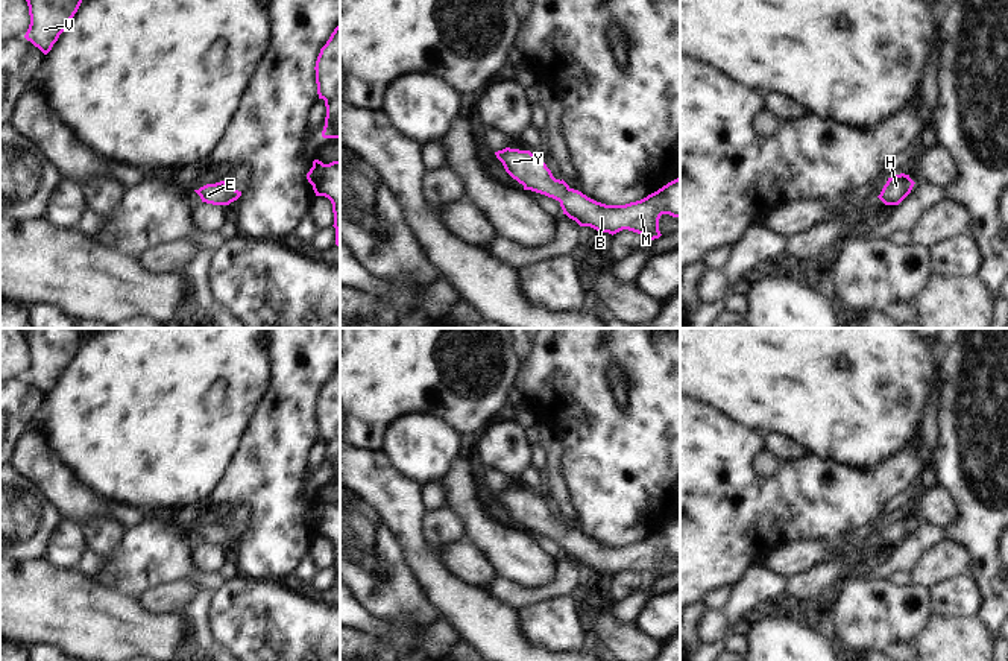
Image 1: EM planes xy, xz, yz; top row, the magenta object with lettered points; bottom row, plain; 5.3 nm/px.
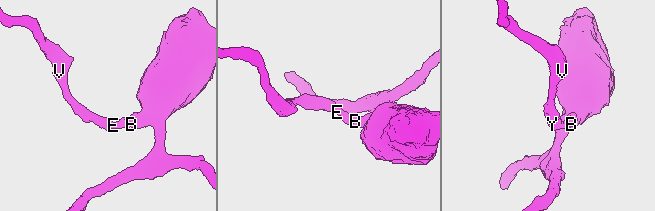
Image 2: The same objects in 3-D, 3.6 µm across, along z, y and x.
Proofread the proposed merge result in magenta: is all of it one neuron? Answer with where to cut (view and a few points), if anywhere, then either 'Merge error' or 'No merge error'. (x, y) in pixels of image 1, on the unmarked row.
No split. No merge error

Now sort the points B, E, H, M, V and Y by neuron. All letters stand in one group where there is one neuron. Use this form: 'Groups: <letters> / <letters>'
Groups: B E H M V Y

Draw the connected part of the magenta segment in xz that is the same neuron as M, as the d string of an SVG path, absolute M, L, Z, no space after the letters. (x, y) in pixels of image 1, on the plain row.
M506 488L495 492L506 512L531 530L560 542L563 555L580 567L616 574L628 570L645 577L645 582L659 579L659 559L662 555L680 558L680 518L668 523L647 538L625 546L606 546L578 530L571 529L563 520L556 520L542 498L530 491Z

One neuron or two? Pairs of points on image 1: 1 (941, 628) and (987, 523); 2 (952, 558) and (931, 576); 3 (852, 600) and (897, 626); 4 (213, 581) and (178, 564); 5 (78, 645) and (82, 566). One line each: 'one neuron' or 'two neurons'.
1: two neurons
2: one neuron
3: one neuron
4: one neuron
5: two neurons

